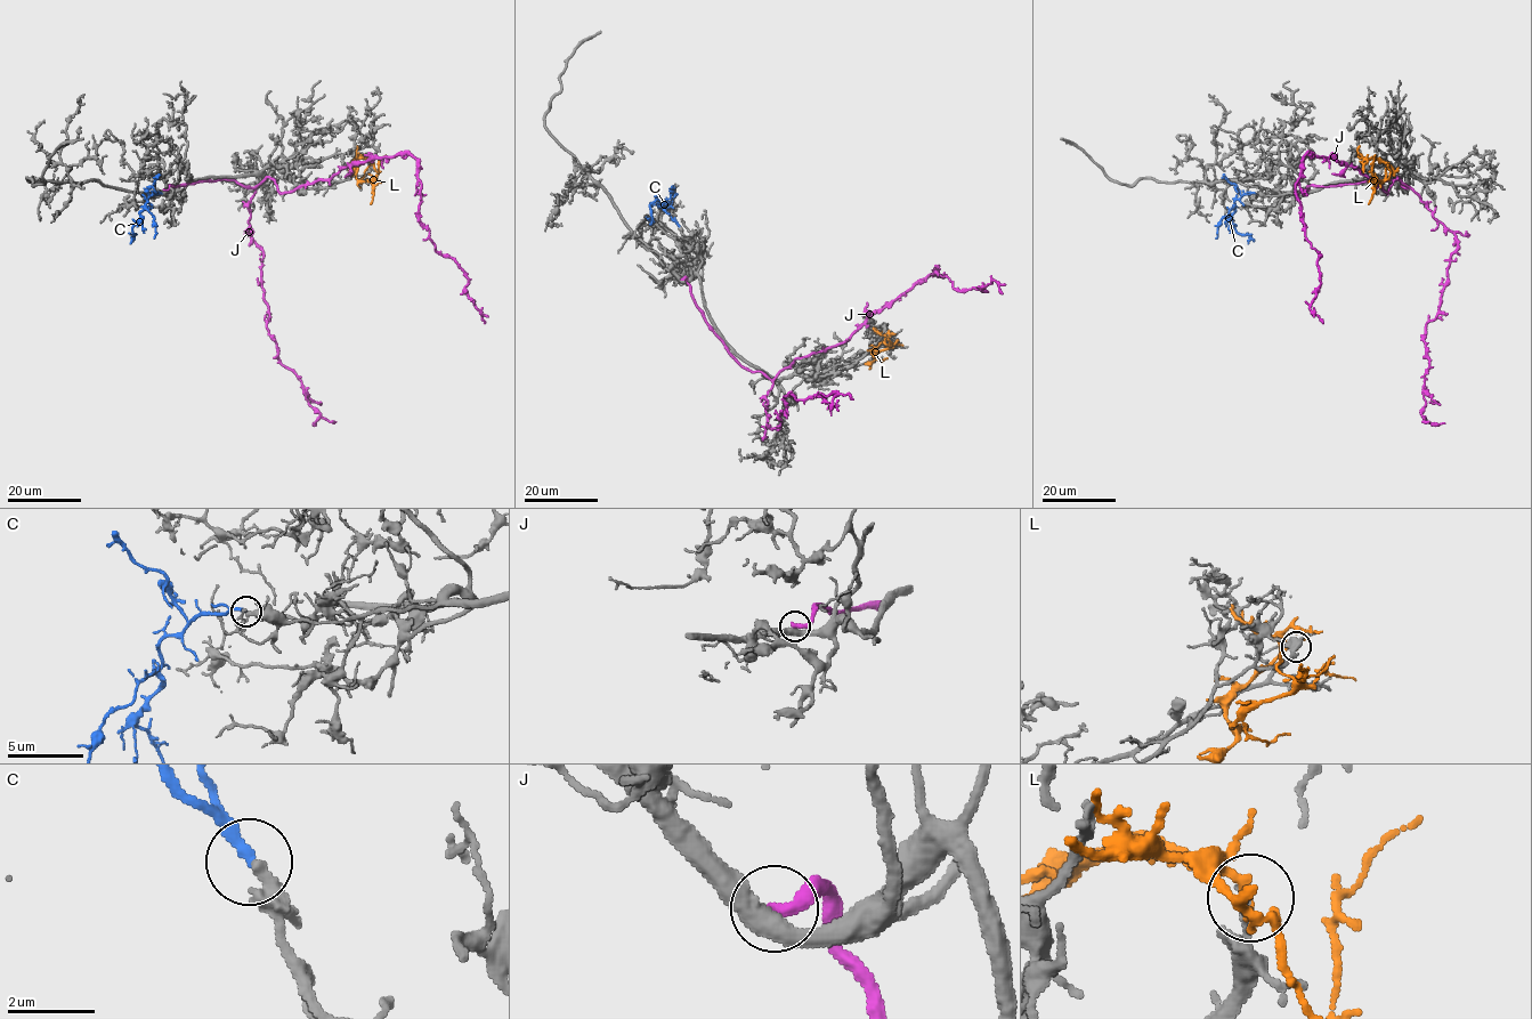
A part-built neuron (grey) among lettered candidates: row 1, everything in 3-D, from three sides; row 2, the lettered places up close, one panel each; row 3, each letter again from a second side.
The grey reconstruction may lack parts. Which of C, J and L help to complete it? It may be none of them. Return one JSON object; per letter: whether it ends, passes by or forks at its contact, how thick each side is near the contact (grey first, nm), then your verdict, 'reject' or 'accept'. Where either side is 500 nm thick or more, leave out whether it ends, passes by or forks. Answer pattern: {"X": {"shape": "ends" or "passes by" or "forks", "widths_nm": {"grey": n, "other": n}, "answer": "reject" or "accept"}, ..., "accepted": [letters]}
{"C": {"shape": "ends", "widths_nm": {"grey": 360, "other": 240}, "answer": "accept"}, "J": {"shape": "ends", "widths_nm": {"grey": 440, "other": 340}, "answer": "reject"}, "L": {"shape": "ends", "widths_nm": {"grey": 170, "other": 220}, "answer": "reject"}, "accepted": ["C"]}

